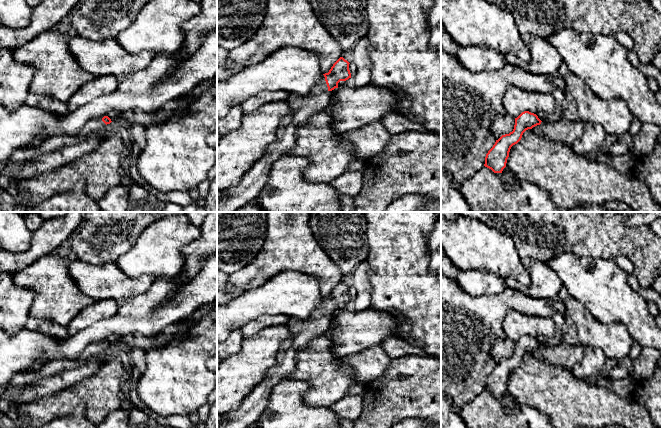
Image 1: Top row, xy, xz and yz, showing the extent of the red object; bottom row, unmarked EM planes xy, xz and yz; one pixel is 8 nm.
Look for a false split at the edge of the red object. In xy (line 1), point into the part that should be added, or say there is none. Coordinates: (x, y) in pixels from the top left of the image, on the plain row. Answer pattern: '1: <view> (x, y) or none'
1: xy (91, 350)

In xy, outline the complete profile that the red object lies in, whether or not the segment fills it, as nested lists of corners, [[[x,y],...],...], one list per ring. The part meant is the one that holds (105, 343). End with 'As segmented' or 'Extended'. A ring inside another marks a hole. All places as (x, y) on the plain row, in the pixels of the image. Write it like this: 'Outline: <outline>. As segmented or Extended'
Outline: [[[104,340],[103,342],[98,344],[90,344],[85,348],[85,350],[83,351],[81,355],[71,360],[89,359],[92,356],[96,356],[103,353],[107,348],[110,348],[111,346],[112,345],[108,340]]]. Extended

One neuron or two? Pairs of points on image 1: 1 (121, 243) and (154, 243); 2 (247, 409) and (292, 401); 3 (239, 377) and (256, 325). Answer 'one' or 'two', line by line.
1: two
2: two
3: two

